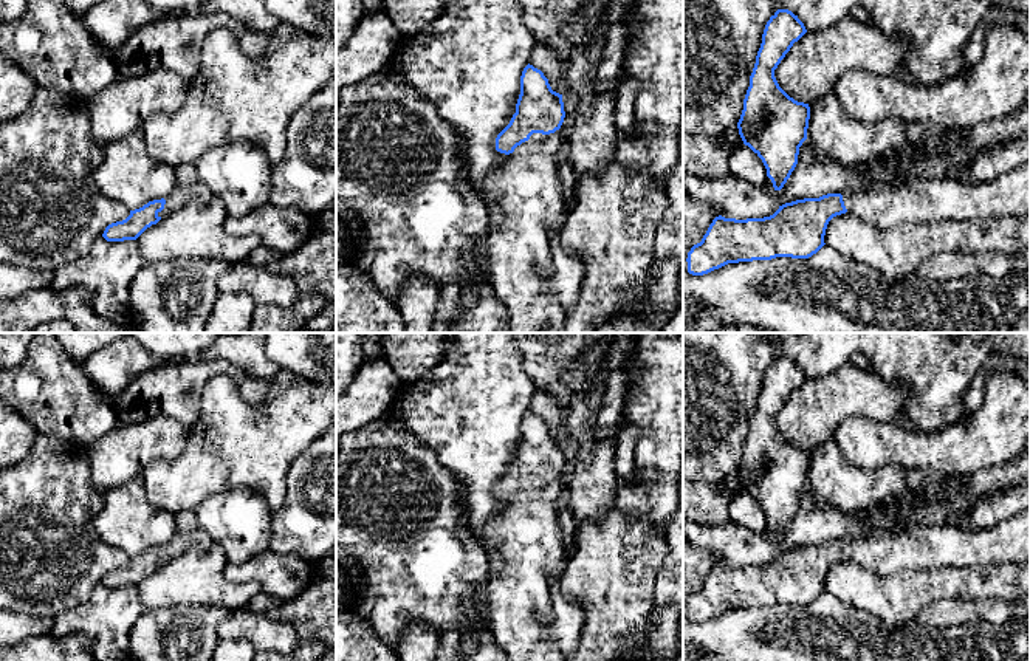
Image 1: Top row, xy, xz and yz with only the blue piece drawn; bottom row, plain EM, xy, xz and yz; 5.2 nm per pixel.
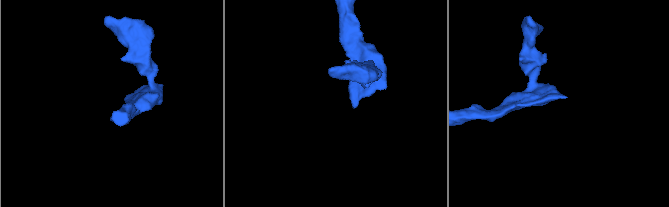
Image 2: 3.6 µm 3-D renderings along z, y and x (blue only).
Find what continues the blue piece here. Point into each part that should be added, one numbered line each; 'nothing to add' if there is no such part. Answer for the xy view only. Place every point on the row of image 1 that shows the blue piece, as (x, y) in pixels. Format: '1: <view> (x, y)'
1: xy (195, 194)

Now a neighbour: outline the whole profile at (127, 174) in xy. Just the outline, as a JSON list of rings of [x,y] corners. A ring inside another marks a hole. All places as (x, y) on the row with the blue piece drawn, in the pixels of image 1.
[[[141,128],[105,144],[91,178],[107,198],[130,211],[166,198],[178,186],[173,167],[147,153]]]

